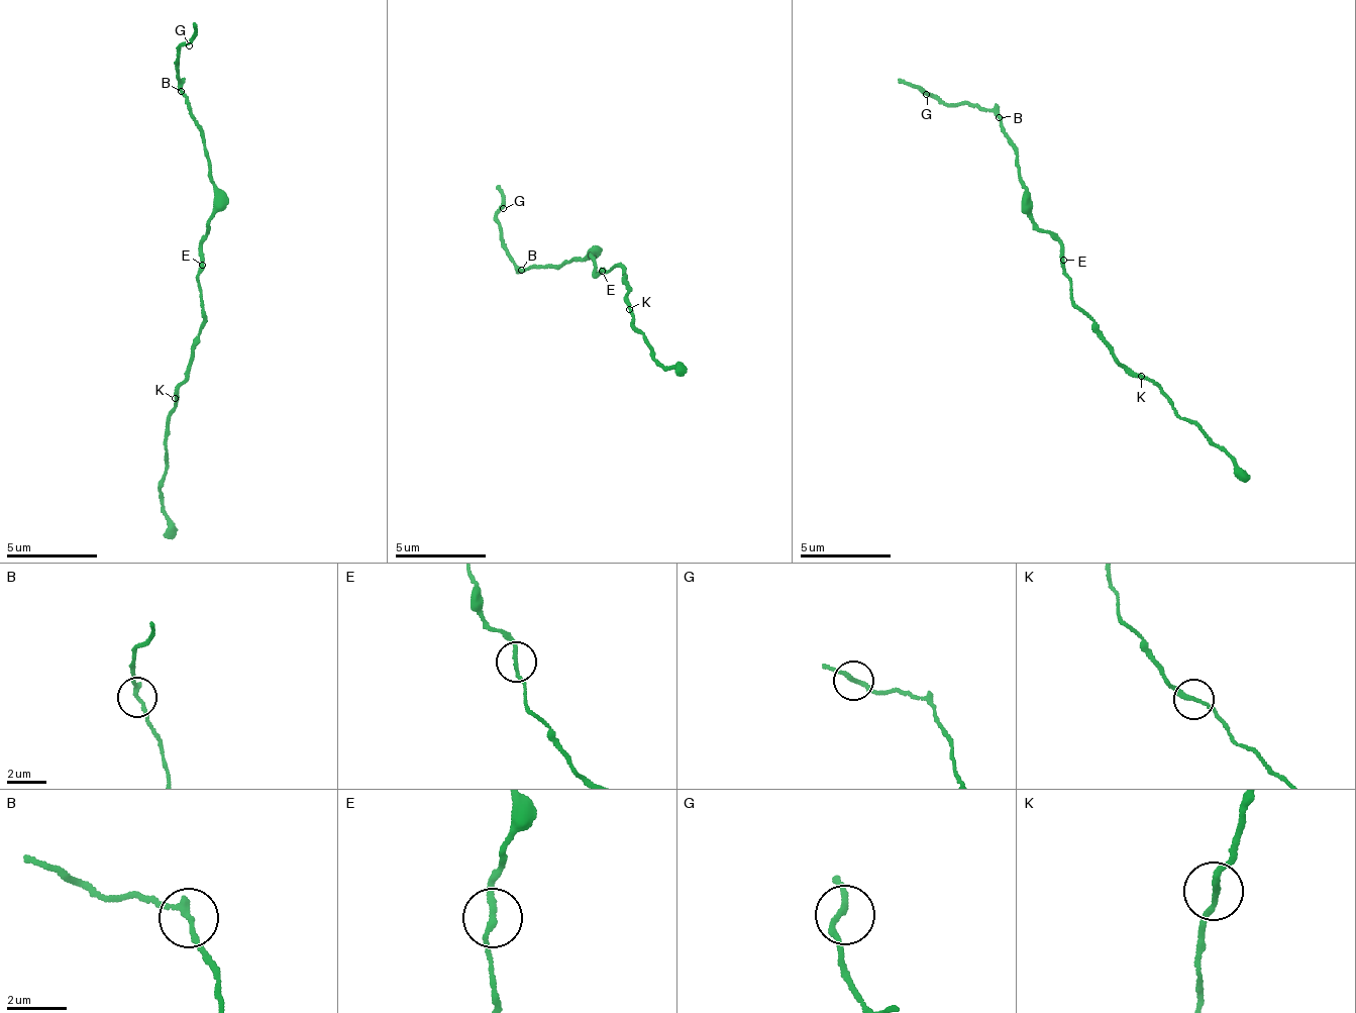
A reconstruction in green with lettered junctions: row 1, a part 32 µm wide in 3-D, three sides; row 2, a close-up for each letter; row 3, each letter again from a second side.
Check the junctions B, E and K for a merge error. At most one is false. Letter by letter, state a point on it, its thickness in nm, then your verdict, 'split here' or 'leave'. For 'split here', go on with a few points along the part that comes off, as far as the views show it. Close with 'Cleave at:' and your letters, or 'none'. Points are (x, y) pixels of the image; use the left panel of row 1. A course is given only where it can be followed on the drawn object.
B: at (181, 91); 200 nm thick; split here; foreign part runs (182, 93), (177, 66), (192, 23)
E: at (202, 265); 180 nm thick; leave
K: at (175, 398); 190 nm thick; leave
Cleave at: B

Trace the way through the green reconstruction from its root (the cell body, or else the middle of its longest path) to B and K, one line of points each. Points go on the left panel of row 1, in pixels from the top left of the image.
B: (202, 269), (202, 251), (212, 209), (213, 178), (202, 126), (191, 111), (191, 102), (182, 93)
K: (202, 269), (199, 306), (204, 311), (199, 338), (194, 362), (177, 387), (175, 398)

